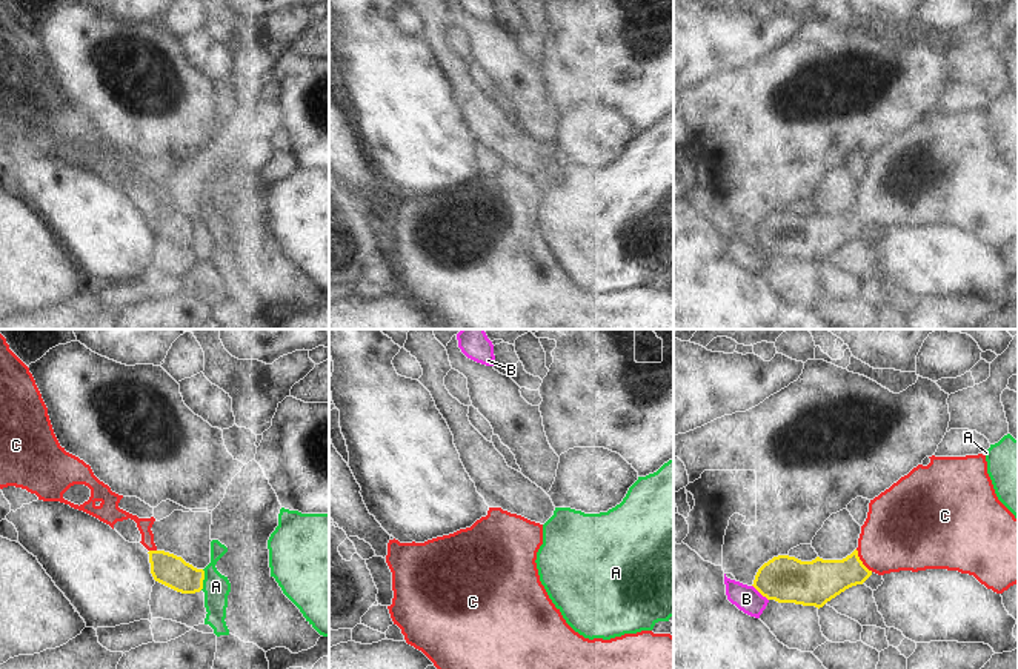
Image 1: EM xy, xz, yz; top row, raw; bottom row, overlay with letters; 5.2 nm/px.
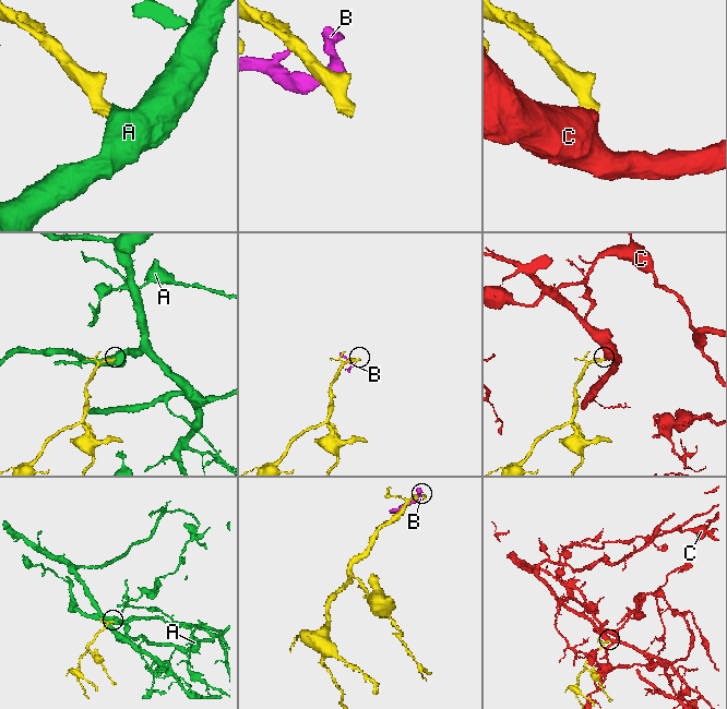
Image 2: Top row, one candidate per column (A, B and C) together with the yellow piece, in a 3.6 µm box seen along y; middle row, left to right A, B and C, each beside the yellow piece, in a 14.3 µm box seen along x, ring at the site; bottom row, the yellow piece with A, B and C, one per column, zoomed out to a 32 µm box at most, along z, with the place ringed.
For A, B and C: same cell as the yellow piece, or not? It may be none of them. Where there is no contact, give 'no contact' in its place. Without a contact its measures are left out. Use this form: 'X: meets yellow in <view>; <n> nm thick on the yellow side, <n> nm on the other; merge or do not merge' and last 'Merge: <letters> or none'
A: meets yellow in xy; 170 nm thick on the yellow side, 140 nm on the other; do not merge
B: meets yellow in yz; 240 nm thick on the yellow side, 140 nm on the other; do not merge
C: meets yellow in yz; 220 nm thick on the yellow side, 380 nm on the other; merge
Merge: C

